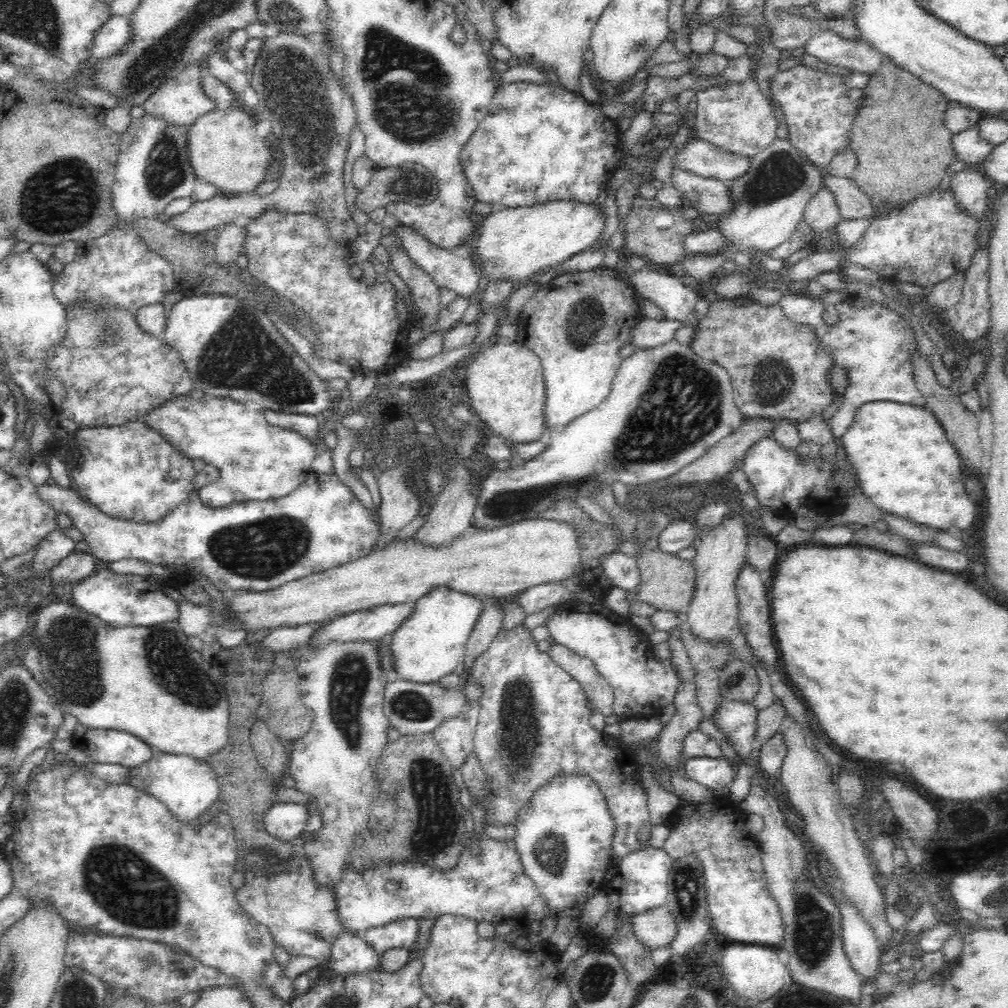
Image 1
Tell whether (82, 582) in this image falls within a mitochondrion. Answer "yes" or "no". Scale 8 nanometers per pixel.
no

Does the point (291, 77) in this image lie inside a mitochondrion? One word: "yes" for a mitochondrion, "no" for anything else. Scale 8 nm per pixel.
yes

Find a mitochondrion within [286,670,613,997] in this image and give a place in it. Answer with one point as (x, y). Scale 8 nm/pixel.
(436, 820)

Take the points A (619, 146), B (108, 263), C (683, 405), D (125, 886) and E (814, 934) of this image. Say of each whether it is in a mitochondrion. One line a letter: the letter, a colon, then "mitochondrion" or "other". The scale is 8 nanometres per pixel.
A: other
B: other
C: mitochondrion
D: mitochondrion
E: mitochondrion

